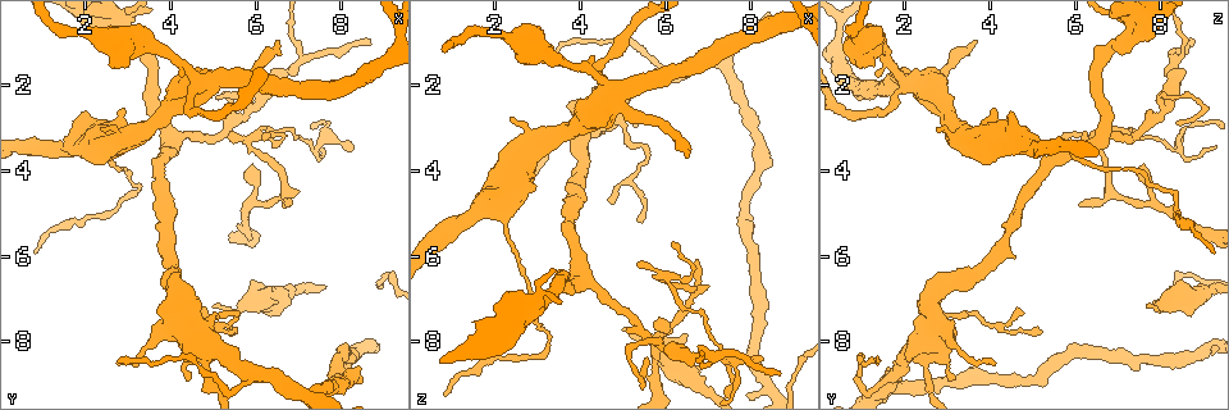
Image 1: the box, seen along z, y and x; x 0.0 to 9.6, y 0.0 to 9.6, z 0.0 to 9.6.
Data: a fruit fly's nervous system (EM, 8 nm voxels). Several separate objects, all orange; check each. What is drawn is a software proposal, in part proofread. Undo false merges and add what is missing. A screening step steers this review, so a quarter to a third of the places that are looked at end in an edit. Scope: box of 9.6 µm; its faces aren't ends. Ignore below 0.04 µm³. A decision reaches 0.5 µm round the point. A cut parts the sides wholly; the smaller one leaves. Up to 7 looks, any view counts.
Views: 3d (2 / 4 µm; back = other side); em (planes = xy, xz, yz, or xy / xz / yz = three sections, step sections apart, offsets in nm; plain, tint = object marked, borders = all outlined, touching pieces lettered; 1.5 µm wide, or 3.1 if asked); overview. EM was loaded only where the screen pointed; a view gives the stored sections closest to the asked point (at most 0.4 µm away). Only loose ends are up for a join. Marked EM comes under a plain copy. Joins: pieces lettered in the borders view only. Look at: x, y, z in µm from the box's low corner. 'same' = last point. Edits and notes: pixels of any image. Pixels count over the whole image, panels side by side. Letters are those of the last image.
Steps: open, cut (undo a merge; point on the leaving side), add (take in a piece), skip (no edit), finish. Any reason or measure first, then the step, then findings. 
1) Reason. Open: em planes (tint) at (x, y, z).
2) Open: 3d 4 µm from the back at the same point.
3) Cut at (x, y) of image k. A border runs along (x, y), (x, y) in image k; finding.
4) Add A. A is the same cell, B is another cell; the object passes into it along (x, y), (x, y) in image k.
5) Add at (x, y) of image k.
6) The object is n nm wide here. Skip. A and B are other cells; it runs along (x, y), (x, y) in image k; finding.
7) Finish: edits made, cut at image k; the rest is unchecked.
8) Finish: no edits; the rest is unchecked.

Free end. Open: em yz step 8 (tint) at (8.60, 0.90, 8.80).

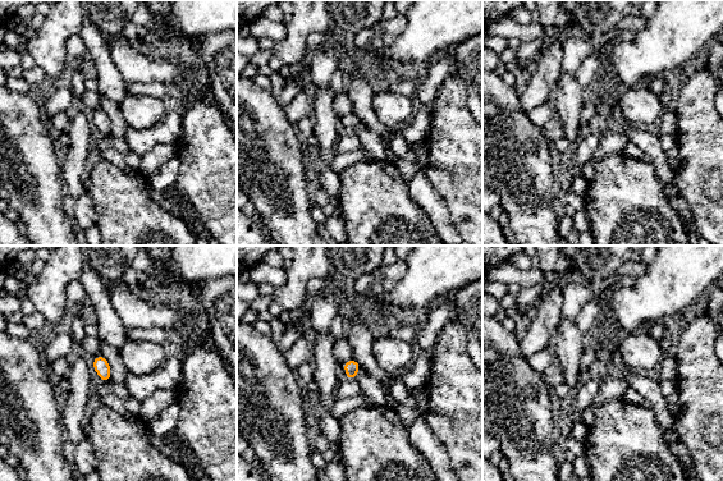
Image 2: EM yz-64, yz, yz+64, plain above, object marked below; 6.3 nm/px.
Another direction. Open: em planes (borders) at the same point.

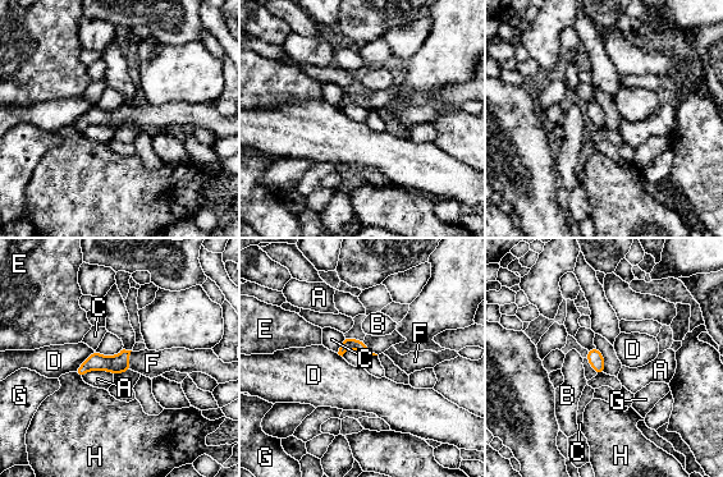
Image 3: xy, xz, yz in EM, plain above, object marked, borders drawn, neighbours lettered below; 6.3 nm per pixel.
Add F. F is the same cell, A, B, C, D, E, G and H are other cells; the object passes into it along (119, 363), (128, 361), (150, 363) in image 3; it goes on there.

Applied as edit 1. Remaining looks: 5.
Open: overview.

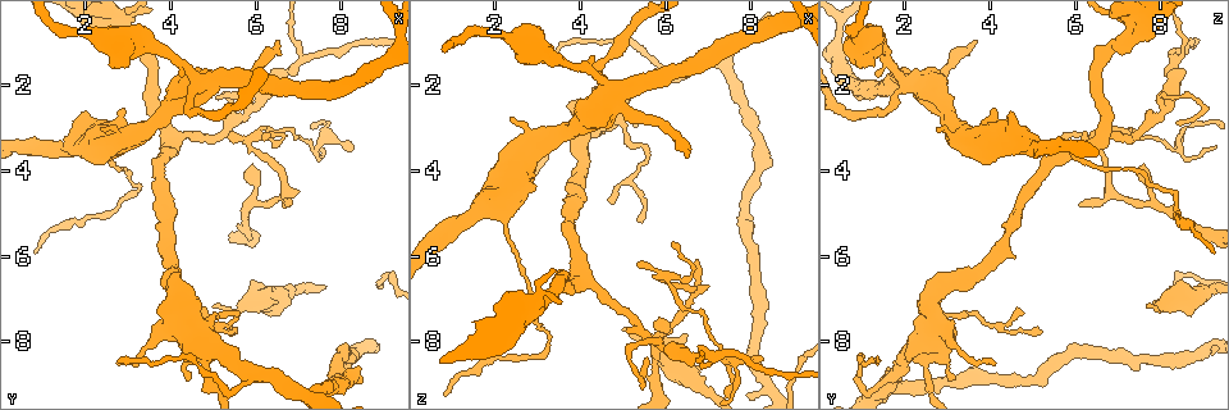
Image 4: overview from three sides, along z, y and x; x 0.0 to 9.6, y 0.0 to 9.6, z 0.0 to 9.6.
Thin end. Open: em xz step 8 (borders) at (8.25, 3.35, 8.45).

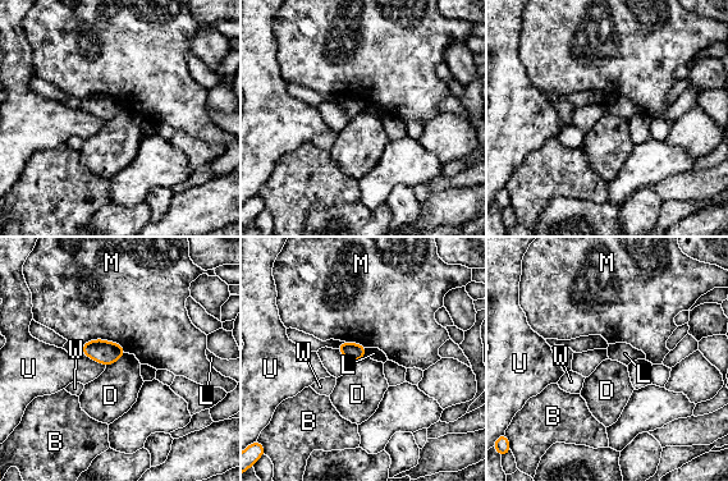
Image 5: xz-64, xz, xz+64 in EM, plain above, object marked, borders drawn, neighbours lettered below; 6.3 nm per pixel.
The object is 150 nm wide here. Skip. B, D, L, M, U and W are other cells; a border runs along (83, 353), (105, 366) in image 5; none of them fits.

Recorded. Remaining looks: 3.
Branch stops here. Open: 3d 4 µm at (5.00, 7.15, 7.75).

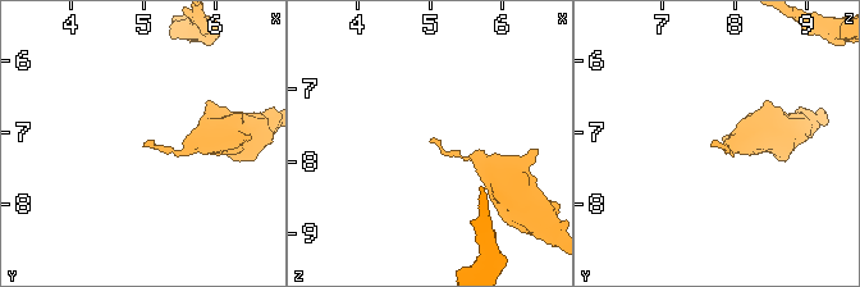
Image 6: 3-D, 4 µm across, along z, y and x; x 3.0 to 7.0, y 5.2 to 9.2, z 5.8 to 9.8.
Need the tissue. Open: em xz step 8 (borders) at (5.05, 7.15, 7.70).

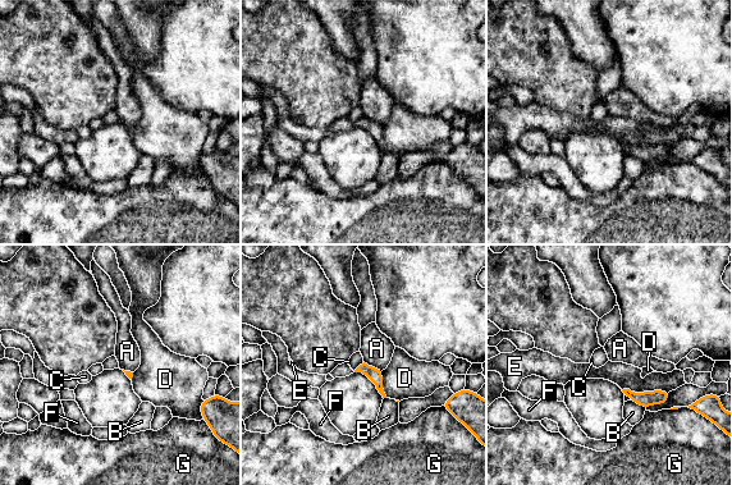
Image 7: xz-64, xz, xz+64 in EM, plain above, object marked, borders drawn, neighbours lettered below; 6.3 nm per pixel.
Skip. A, B, C, D, E, F and G are other cells; a border runs along (364, 362), (353, 370) in image 7; none of them fits.

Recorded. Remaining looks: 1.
Finish: edits made, add at image 3; the rest is unchecked.

